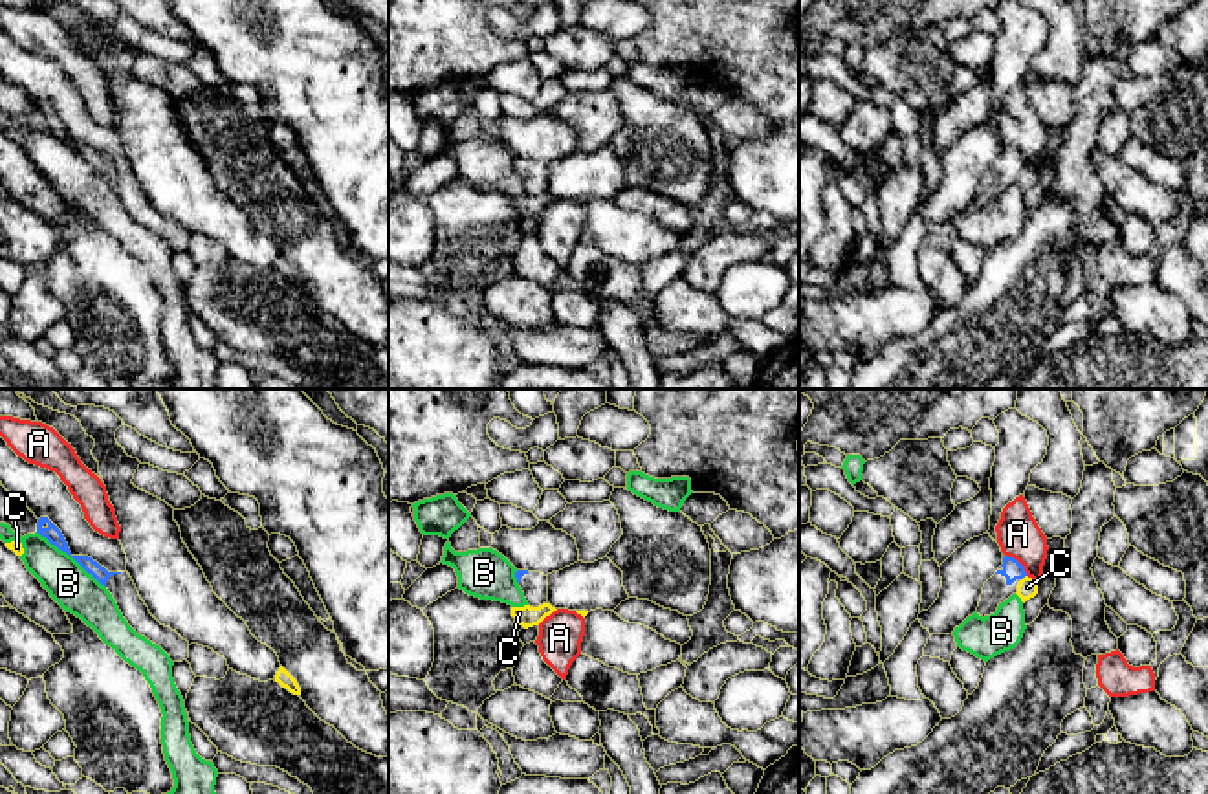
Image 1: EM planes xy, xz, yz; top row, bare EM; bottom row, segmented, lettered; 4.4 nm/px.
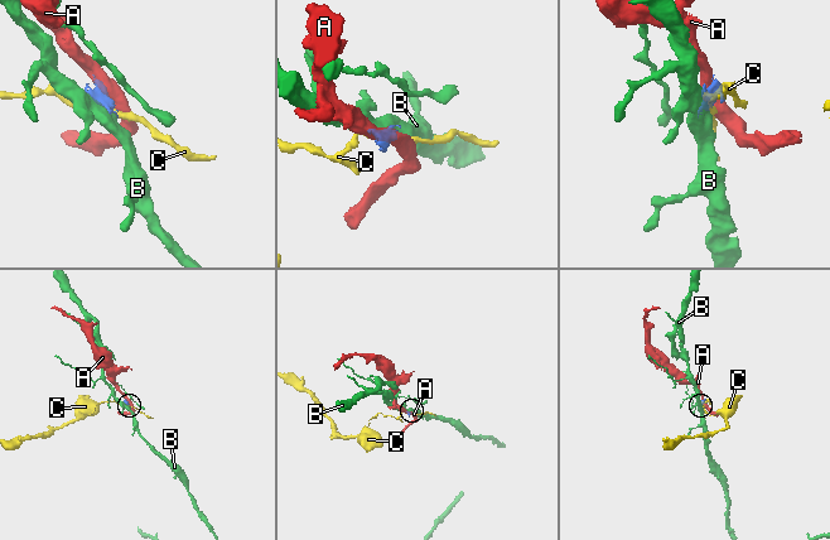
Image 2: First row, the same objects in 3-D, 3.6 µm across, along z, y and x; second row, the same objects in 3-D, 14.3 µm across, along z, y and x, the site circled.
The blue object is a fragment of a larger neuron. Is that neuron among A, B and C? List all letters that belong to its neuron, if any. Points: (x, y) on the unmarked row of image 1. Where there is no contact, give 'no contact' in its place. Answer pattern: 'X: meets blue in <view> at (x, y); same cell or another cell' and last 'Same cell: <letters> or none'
A: meets blue in yz at (1018, 151); another cell
B: meets blue in xy at (72, 145); another cell
C: meets blue in yz at (1023, 165); another cell
Same cell: none

